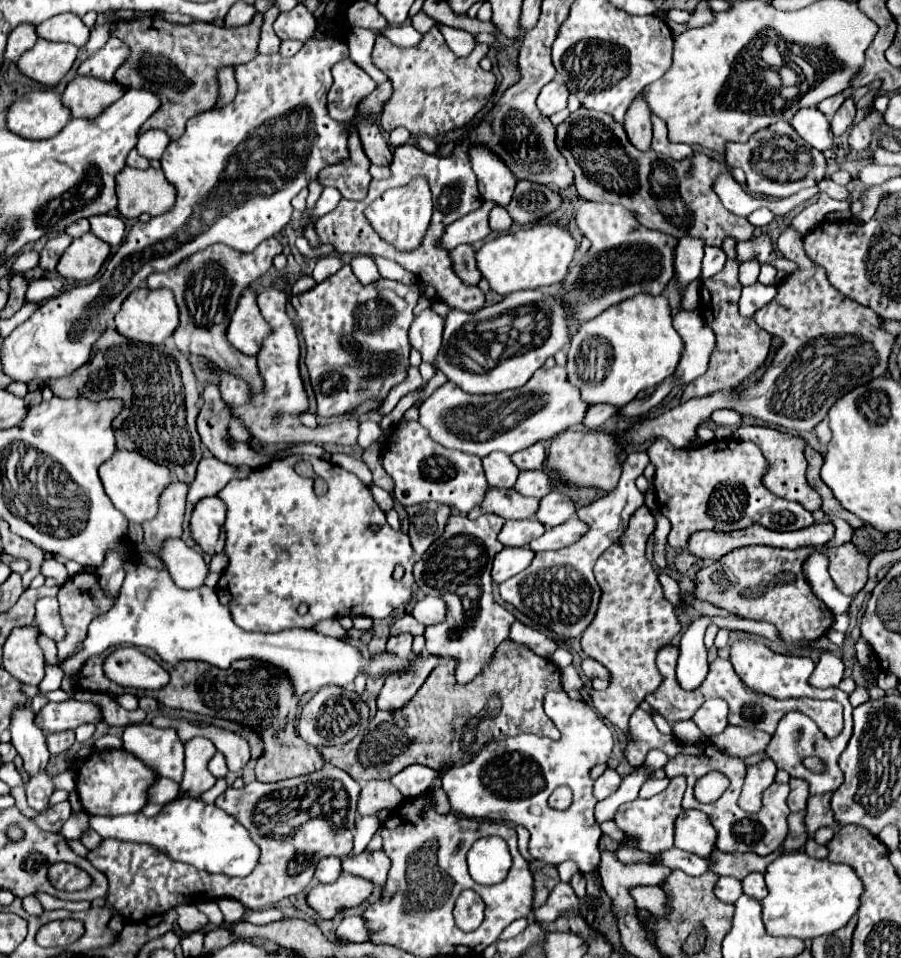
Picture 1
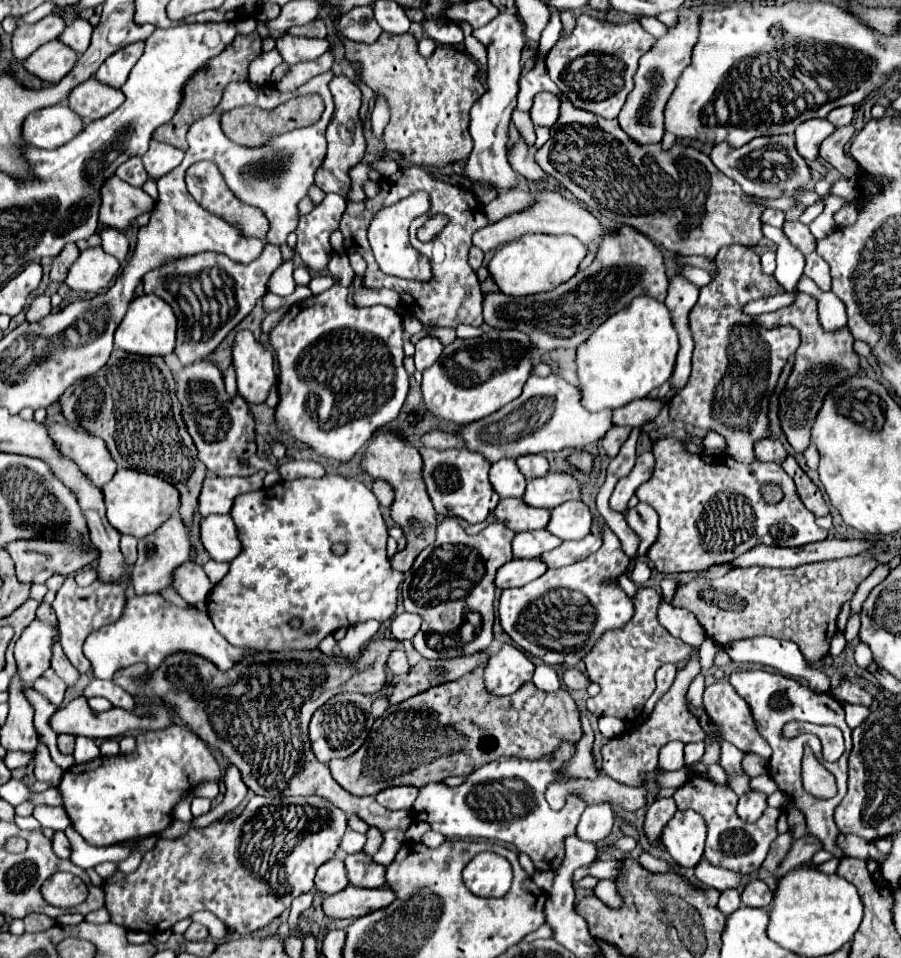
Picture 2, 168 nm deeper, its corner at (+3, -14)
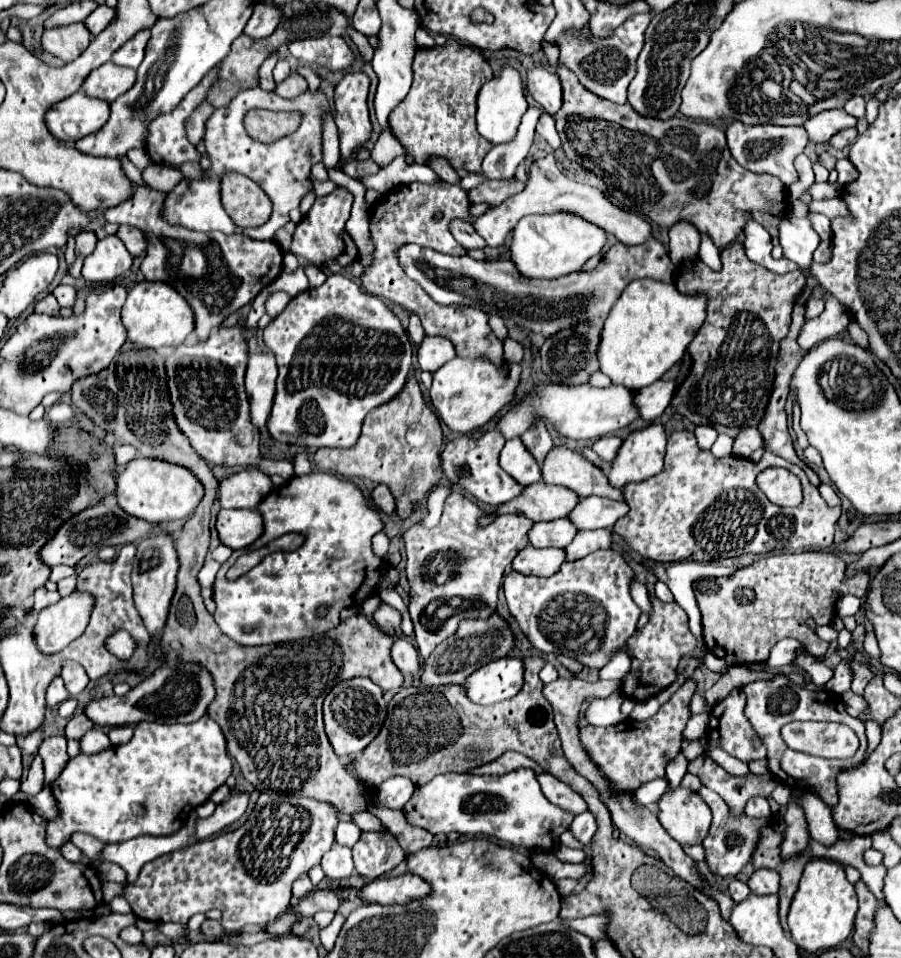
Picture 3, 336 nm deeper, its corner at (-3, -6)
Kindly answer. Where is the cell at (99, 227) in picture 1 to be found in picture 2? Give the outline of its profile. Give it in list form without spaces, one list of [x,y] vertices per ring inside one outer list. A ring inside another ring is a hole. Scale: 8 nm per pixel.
[[[105,227],[105,229],[101,231],[101,239],[103,239],[103,245],[101,245],[101,247],[103,247],[109,255],[117,257],[119,261],[125,261],[127,253],[129,253],[129,241],[127,241],[127,237],[125,237],[119,229]]]

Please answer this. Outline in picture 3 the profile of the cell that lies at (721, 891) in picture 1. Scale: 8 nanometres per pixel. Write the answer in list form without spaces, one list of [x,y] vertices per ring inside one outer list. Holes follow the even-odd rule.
[[[733,879],[731,883],[729,883],[729,895],[731,895],[731,899],[733,899],[733,903],[741,903],[741,901],[745,901],[747,897],[749,897],[749,887],[747,887],[747,883],[743,883],[743,881],[739,881],[739,879]]]

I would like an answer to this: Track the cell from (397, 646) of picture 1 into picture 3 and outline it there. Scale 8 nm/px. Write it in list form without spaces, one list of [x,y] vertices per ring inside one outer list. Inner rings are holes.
[[[397,639],[393,643],[391,657],[403,675],[413,675],[419,671],[419,653],[407,639]]]

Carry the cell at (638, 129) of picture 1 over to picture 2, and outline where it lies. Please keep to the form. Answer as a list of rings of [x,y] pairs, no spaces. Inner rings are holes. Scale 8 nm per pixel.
[[[681,7],[677,11],[677,25],[669,27],[663,37],[657,37],[651,49],[639,59],[639,69],[635,73],[635,87],[629,93],[629,99],[625,101],[619,123],[623,131],[637,139],[637,143],[657,143],[665,135],[665,105],[677,87],[677,79],[681,77],[683,69],[691,63],[691,51],[699,37],[699,13],[693,7]]]

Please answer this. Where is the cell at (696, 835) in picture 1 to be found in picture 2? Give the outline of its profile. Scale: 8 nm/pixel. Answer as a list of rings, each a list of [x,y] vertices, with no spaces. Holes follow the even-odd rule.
[[[677,811],[669,823],[663,827],[661,841],[673,861],[687,869],[695,867],[701,857],[703,857],[703,847],[705,847],[705,835],[707,835],[707,825],[705,819],[691,811]]]

